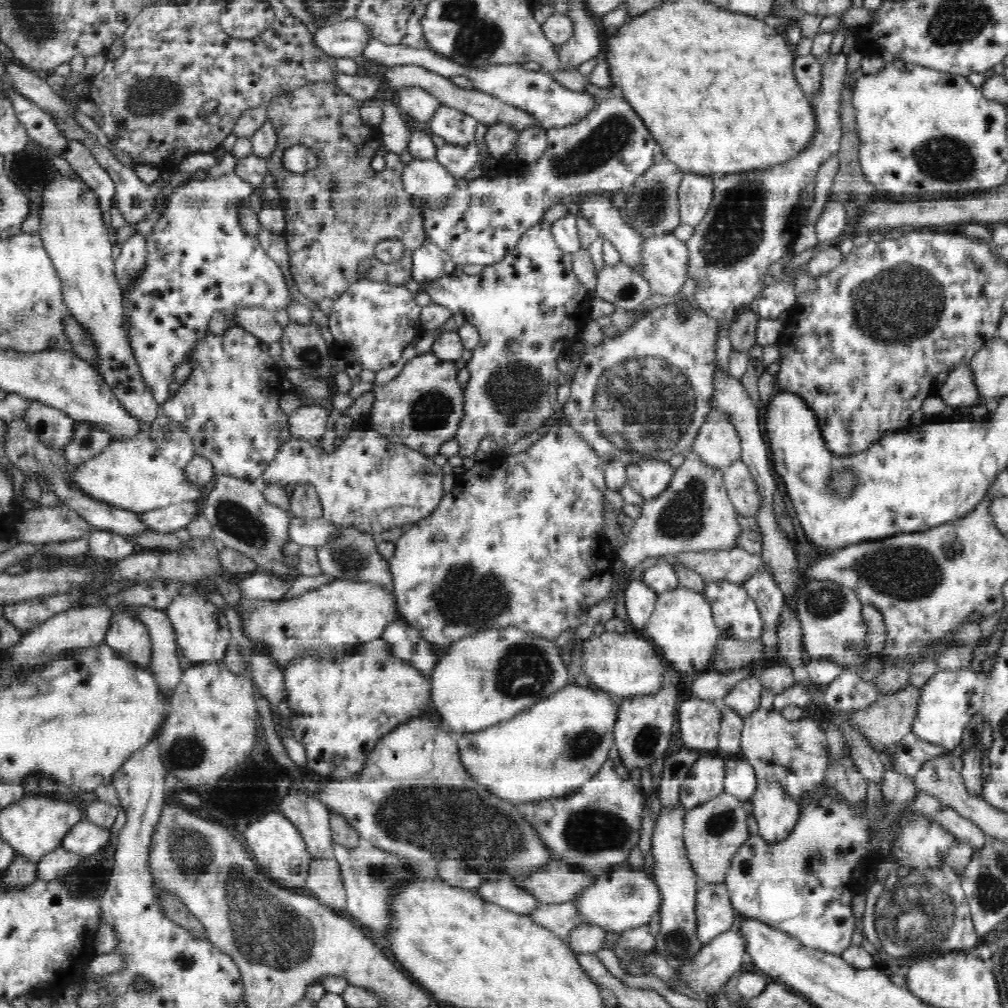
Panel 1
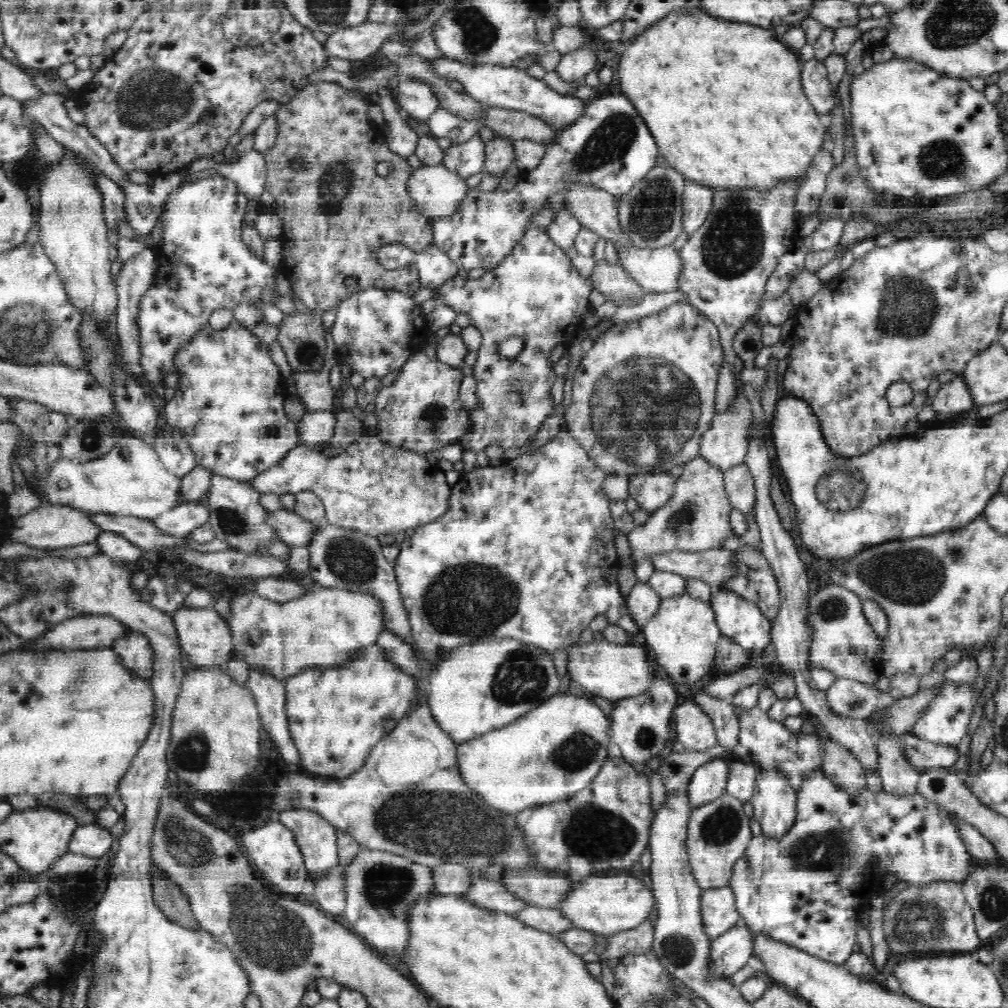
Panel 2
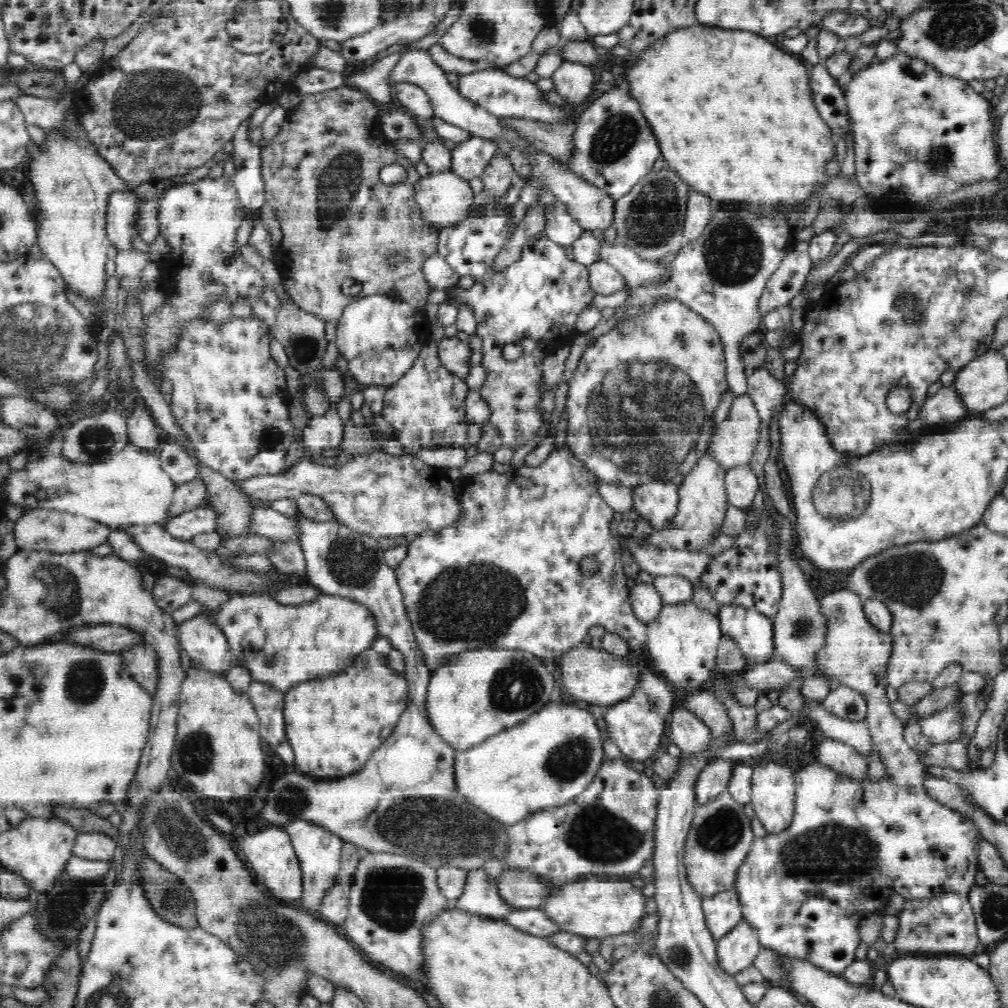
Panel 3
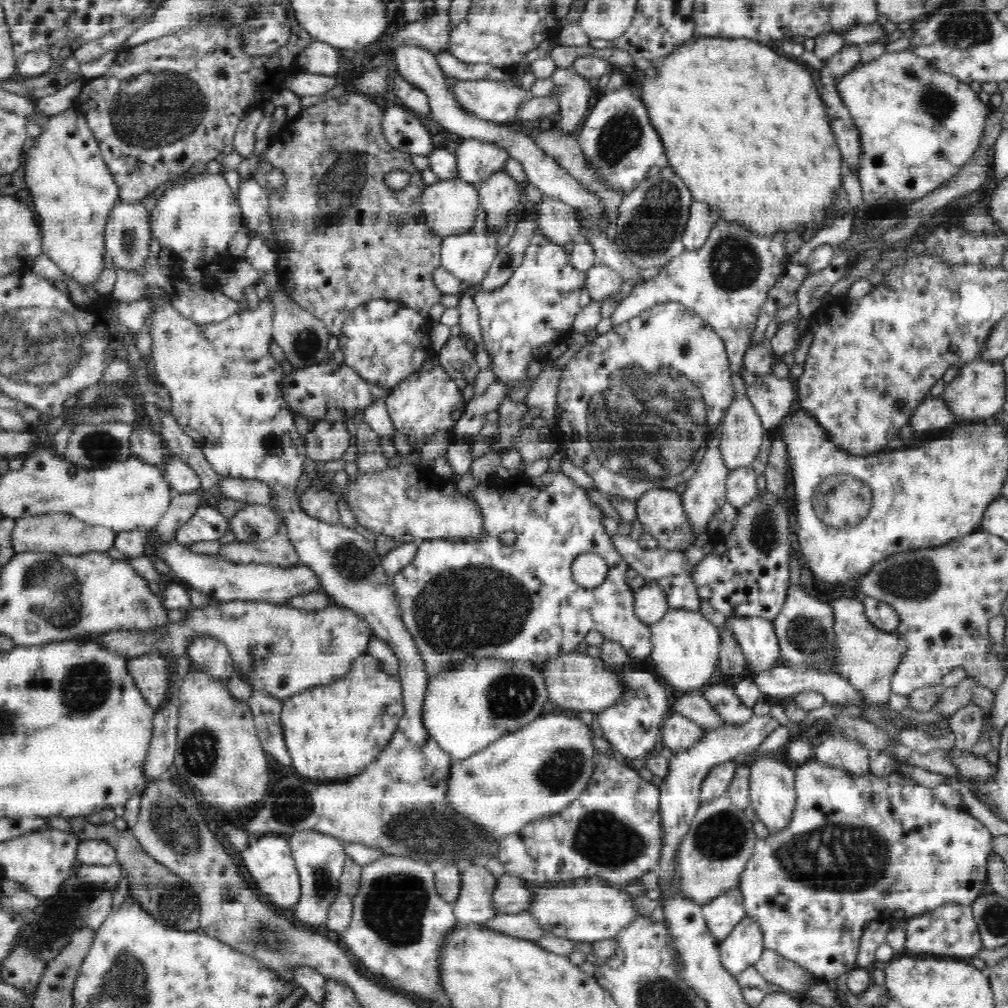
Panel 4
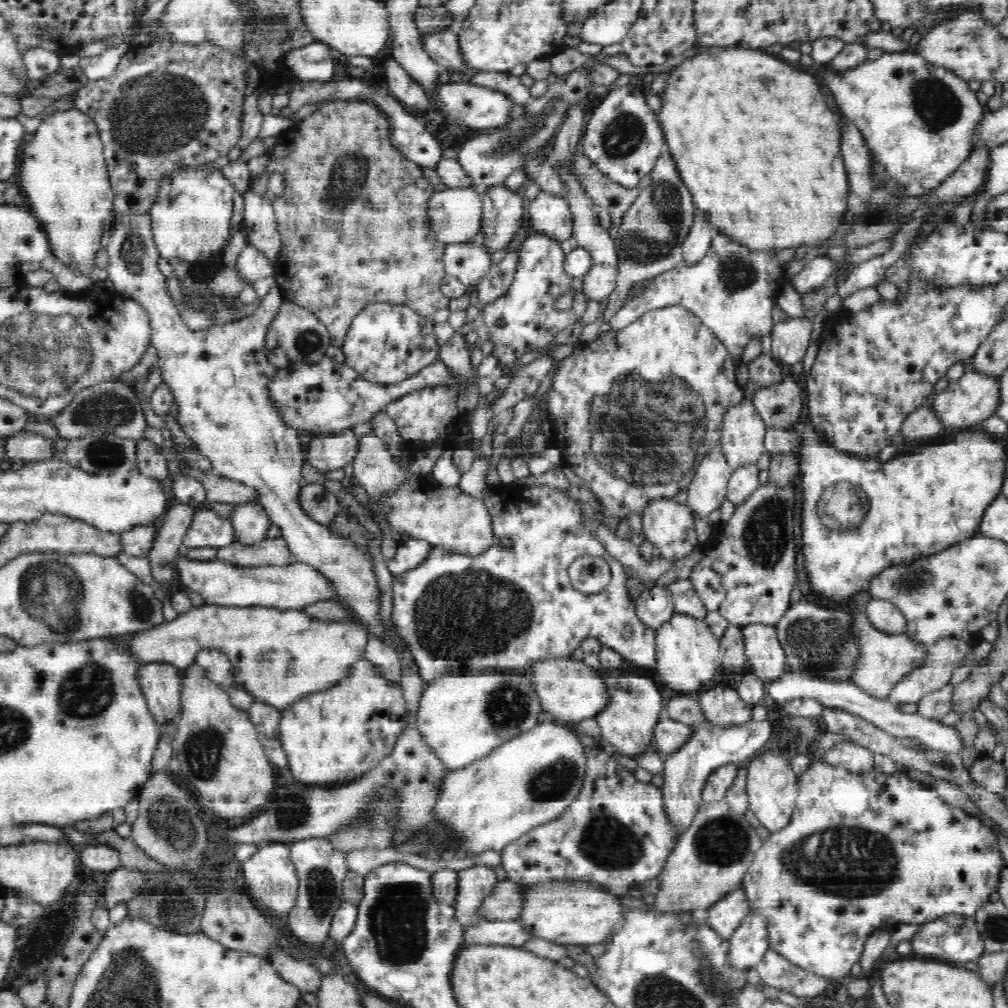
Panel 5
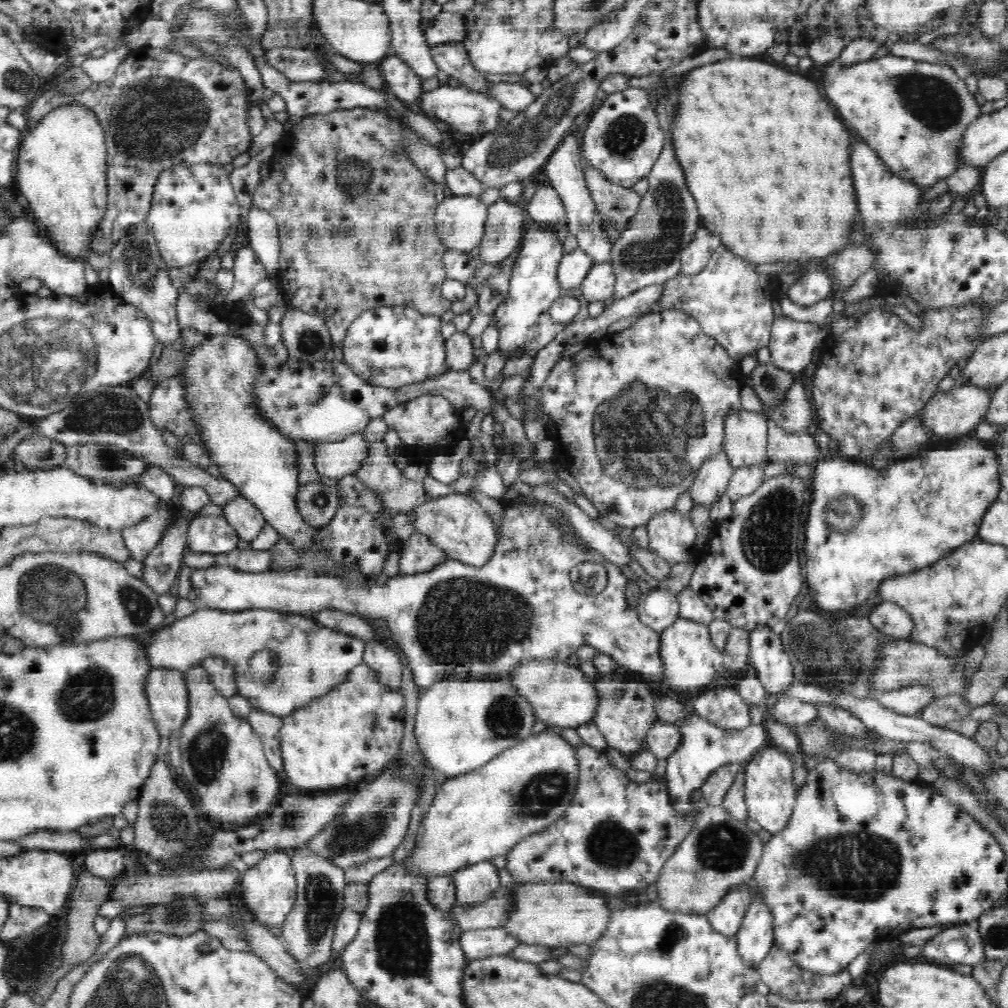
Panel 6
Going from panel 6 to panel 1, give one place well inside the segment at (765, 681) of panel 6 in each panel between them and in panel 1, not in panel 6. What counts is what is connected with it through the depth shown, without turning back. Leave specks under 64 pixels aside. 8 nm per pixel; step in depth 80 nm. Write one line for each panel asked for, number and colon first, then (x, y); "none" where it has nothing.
1: (737, 616)
2: (739, 619)
3: (753, 632)
4: (757, 638)
5: (765, 654)

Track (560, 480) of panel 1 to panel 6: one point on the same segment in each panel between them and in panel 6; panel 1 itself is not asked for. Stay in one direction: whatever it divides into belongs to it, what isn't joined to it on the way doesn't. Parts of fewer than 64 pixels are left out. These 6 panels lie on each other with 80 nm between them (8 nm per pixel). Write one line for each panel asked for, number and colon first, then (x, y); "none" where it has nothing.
2: (527, 551)
3: (510, 574)
4: (464, 598)
5: (516, 606)
6: (457, 621)

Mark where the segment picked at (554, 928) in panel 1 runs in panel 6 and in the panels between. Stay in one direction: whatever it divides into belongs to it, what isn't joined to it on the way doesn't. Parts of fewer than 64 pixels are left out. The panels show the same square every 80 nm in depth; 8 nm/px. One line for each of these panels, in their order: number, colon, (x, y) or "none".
2: (548, 920)
3: (532, 921)
4: (522, 925)
5: (500, 932)
6: (493, 941)

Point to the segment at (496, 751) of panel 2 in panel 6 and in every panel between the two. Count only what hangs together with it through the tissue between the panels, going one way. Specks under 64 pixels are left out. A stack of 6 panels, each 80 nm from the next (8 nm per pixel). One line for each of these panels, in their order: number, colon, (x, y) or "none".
3: (546, 762)
4: (527, 775)
5: (530, 781)
6: (476, 816)

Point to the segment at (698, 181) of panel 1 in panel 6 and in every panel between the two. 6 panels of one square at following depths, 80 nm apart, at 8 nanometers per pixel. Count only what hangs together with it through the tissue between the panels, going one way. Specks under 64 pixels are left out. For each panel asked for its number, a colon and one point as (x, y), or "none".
2: (697, 200)
3: (699, 210)
4: (700, 221)
5: (696, 245)
6: (694, 257)

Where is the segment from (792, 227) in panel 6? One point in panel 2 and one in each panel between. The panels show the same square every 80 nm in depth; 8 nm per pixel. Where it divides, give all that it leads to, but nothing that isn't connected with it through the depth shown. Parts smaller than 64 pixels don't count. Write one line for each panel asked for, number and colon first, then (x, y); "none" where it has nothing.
2: (711, 92)
3: (734, 114)
4: (733, 114)
5: (786, 185)

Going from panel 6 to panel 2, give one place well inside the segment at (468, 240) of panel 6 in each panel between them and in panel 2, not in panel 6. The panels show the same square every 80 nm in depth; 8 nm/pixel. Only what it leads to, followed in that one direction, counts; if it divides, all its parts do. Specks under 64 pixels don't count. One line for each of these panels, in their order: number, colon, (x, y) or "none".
2: (438, 192)
3: (444, 199)
4: (450, 205)
5: (455, 212)

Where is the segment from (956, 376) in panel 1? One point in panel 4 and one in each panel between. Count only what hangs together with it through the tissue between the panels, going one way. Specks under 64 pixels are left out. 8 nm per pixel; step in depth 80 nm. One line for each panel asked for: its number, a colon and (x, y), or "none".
2: (952, 397)
3: (943, 406)
4: (932, 414)

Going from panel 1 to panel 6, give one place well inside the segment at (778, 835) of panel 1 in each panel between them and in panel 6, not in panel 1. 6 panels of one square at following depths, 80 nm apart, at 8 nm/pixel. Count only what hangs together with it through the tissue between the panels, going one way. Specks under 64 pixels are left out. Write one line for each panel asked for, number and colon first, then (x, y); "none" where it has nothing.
2: (774, 801)
3: (773, 784)
4: (772, 792)
5: (772, 791)
6: (770, 793)

